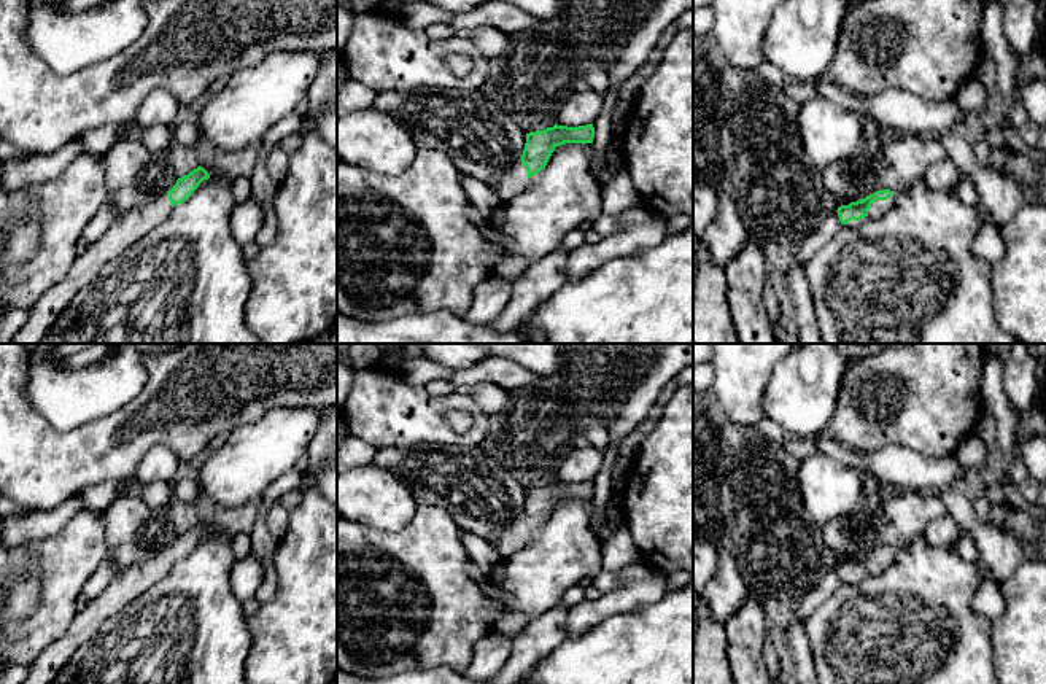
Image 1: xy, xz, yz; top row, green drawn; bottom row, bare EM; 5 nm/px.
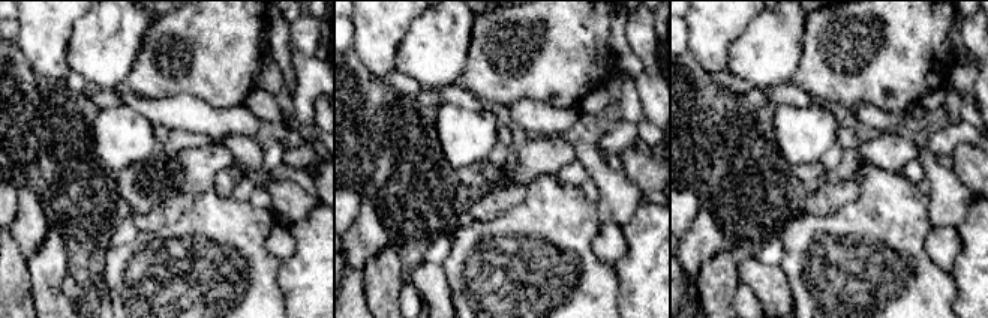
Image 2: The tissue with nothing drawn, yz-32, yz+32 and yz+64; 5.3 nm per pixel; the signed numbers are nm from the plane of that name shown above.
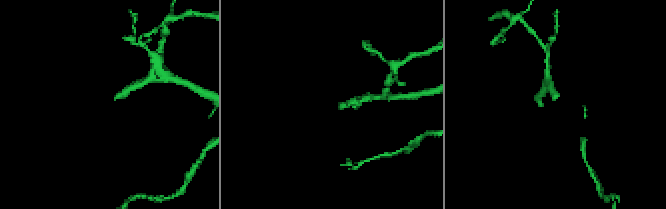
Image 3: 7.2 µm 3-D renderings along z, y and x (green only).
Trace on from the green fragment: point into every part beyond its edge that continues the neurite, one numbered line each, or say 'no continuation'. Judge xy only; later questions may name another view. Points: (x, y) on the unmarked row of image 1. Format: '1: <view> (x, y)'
1: xy (135, 579)

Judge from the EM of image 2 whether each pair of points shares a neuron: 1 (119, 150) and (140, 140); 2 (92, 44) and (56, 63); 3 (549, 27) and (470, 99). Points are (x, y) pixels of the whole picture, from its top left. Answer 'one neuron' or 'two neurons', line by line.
1: one neuron
2: two neurons
3: two neurons

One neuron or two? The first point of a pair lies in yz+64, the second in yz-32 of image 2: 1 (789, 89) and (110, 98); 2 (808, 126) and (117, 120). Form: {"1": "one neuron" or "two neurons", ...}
{"1": "two neurons", "2": "one neuron"}

